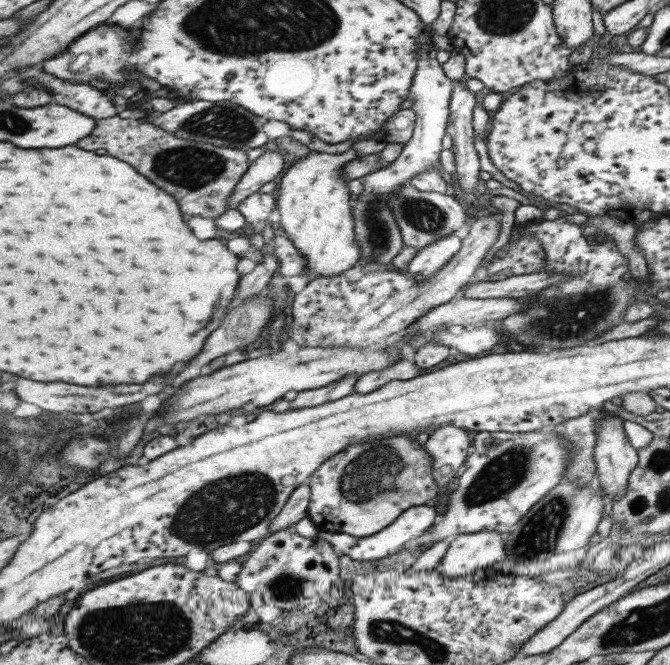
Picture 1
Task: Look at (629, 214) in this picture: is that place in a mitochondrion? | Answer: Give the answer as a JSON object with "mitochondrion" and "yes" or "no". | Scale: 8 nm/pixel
{"mitochondrion":"no"}

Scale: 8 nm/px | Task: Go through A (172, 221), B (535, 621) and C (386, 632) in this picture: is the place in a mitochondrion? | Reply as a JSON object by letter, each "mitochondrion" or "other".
{"A":"other","B":"other","C":"mitochondrion"}

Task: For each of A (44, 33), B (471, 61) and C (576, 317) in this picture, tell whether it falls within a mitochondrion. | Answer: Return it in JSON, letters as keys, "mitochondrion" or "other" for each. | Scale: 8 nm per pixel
{"A":"other","B":"other","C":"mitochondrion"}

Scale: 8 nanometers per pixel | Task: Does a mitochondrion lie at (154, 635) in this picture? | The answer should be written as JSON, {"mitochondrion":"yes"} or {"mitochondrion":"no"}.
{"mitochondrion":"yes"}

